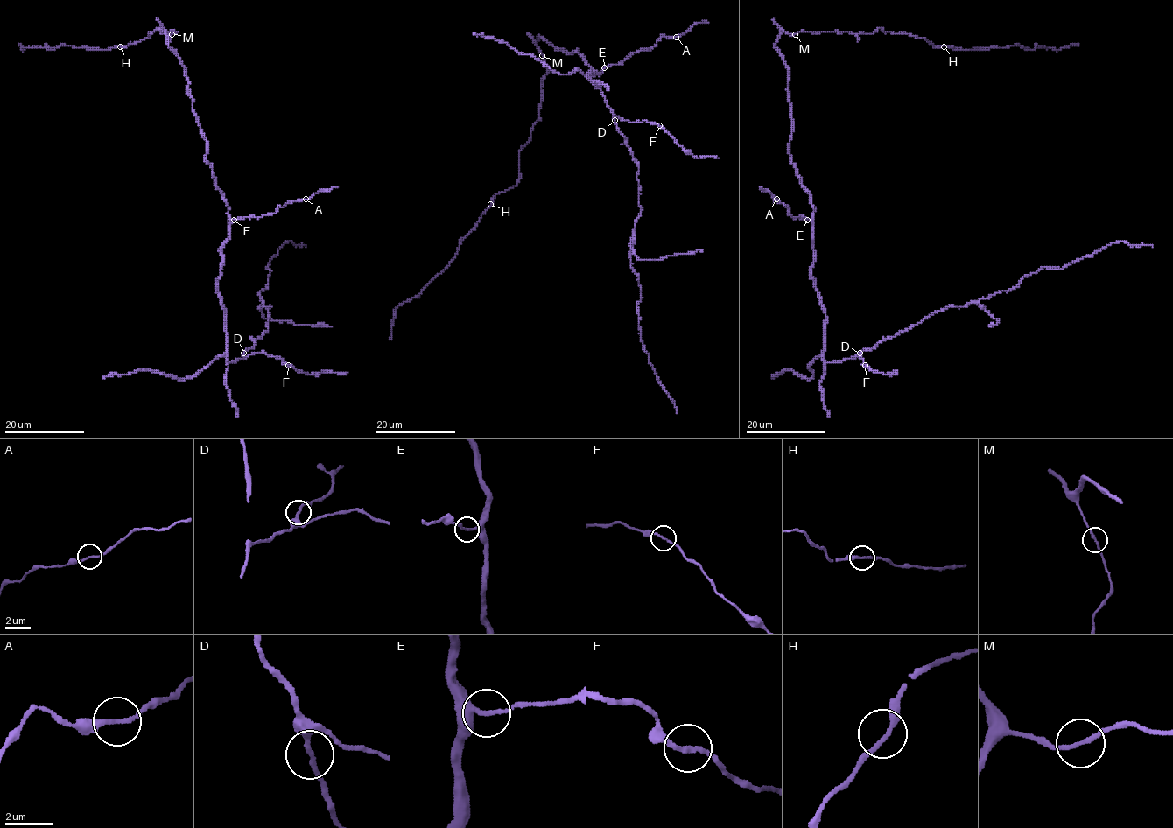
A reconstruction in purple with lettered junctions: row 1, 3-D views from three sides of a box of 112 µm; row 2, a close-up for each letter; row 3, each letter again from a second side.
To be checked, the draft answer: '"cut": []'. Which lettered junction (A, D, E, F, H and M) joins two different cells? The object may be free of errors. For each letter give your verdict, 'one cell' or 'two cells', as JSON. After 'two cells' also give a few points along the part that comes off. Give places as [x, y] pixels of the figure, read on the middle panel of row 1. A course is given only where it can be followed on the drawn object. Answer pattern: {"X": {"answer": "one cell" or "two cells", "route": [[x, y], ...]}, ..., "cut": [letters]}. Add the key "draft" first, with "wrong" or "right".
{"draft": "right", "A": {"answer": "one cell"}, "D": {"answer": "one cell"}, "E": {"answer": "one cell"}, "F": {"answer": "one cell"}, "H": {"answer": "one cell"}, "M": {"answer": "one cell"}, "cut": []}

